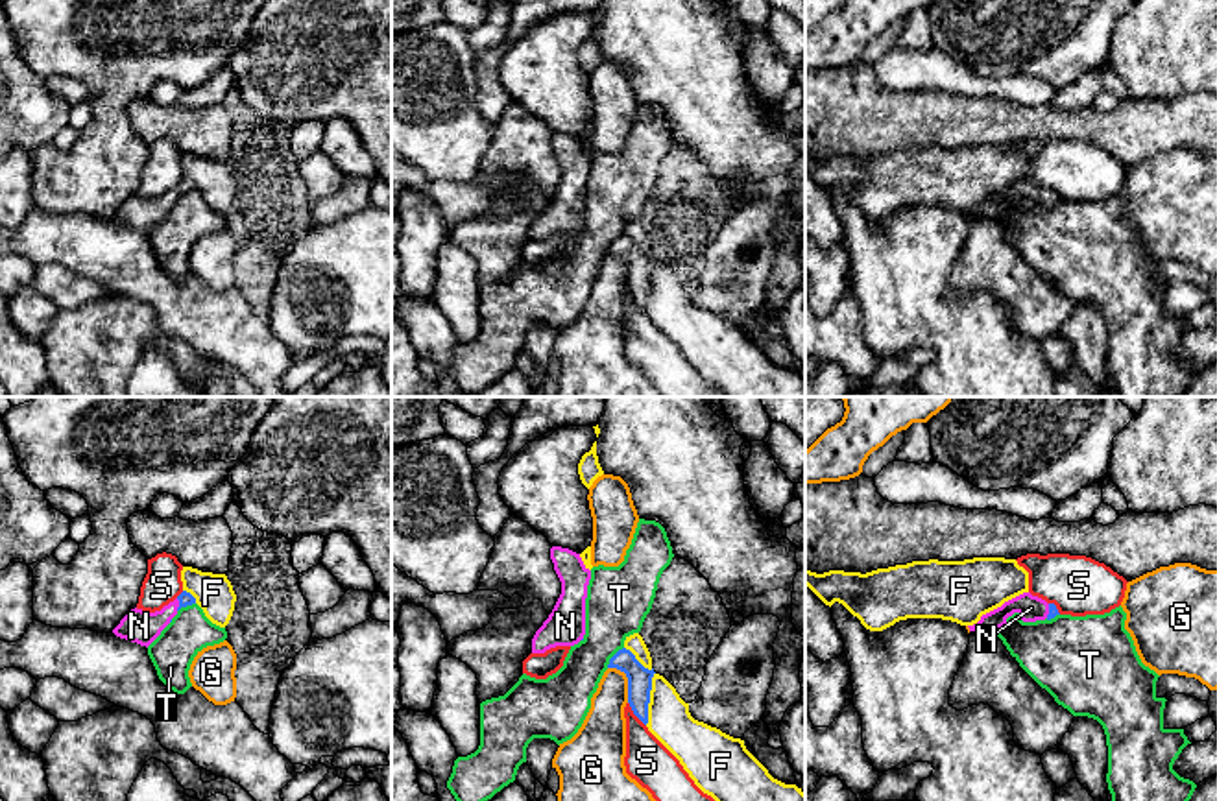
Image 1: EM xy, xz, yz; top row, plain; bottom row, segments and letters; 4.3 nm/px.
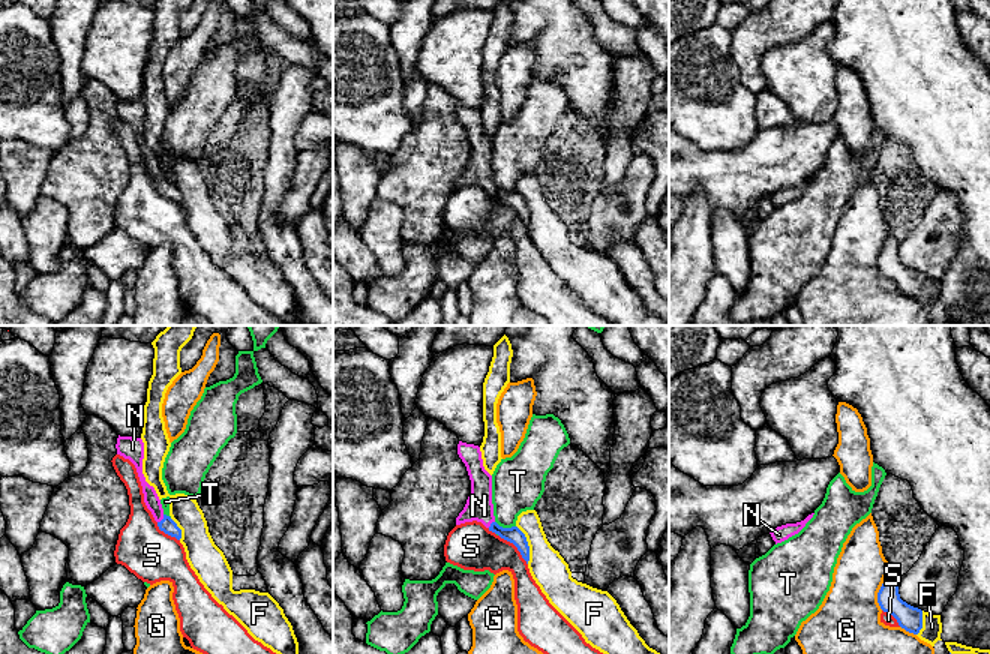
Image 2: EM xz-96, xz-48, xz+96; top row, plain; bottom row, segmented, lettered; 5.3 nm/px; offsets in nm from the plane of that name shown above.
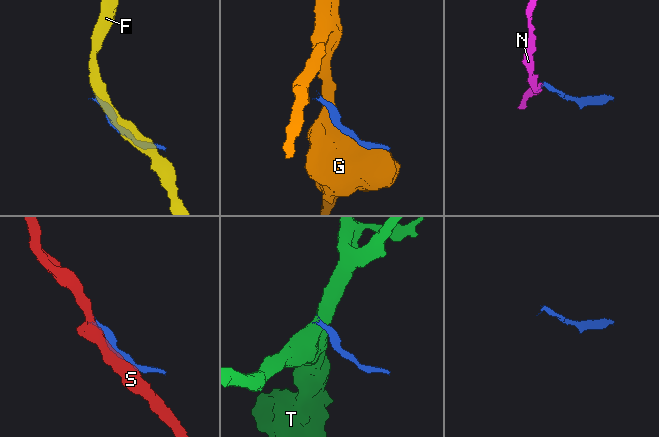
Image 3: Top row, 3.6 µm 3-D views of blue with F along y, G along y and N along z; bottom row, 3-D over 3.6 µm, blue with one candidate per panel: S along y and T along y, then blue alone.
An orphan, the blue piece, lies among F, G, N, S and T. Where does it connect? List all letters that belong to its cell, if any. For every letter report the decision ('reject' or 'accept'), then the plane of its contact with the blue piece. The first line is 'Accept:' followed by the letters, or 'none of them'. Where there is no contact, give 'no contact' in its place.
Accept: N
F: reject; meets blue in xz
G: reject; meets blue in xz
N: accept; meets blue in xy
S: reject; meets blue in xz
T: reject; meets blue in xz

